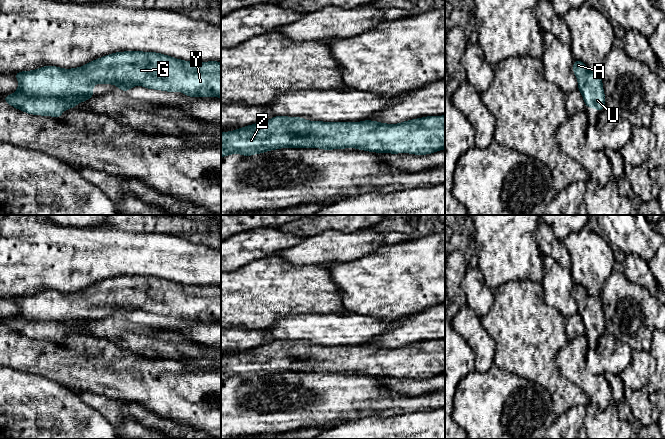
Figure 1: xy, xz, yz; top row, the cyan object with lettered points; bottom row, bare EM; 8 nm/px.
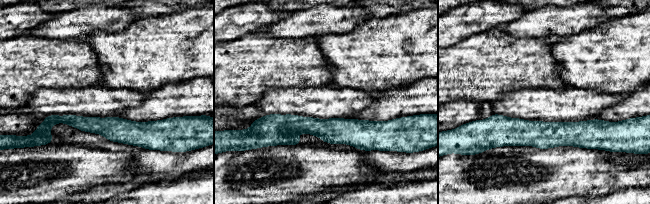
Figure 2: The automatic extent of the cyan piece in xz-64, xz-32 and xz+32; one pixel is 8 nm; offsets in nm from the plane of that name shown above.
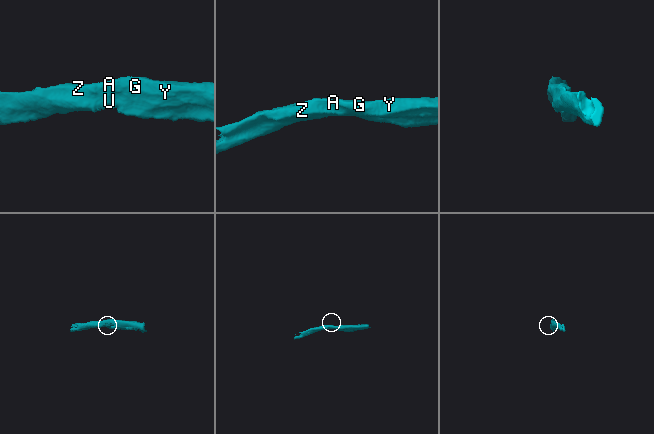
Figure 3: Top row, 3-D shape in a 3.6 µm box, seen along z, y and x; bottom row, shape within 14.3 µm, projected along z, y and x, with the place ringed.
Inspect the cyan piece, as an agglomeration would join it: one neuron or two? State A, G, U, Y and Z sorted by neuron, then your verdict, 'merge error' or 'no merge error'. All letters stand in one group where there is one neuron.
groups A G U Y Z; no merge error

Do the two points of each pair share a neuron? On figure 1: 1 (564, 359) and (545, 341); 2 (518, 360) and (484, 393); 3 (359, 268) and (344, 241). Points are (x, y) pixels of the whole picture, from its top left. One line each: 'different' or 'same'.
1: different
2: different
3: different

